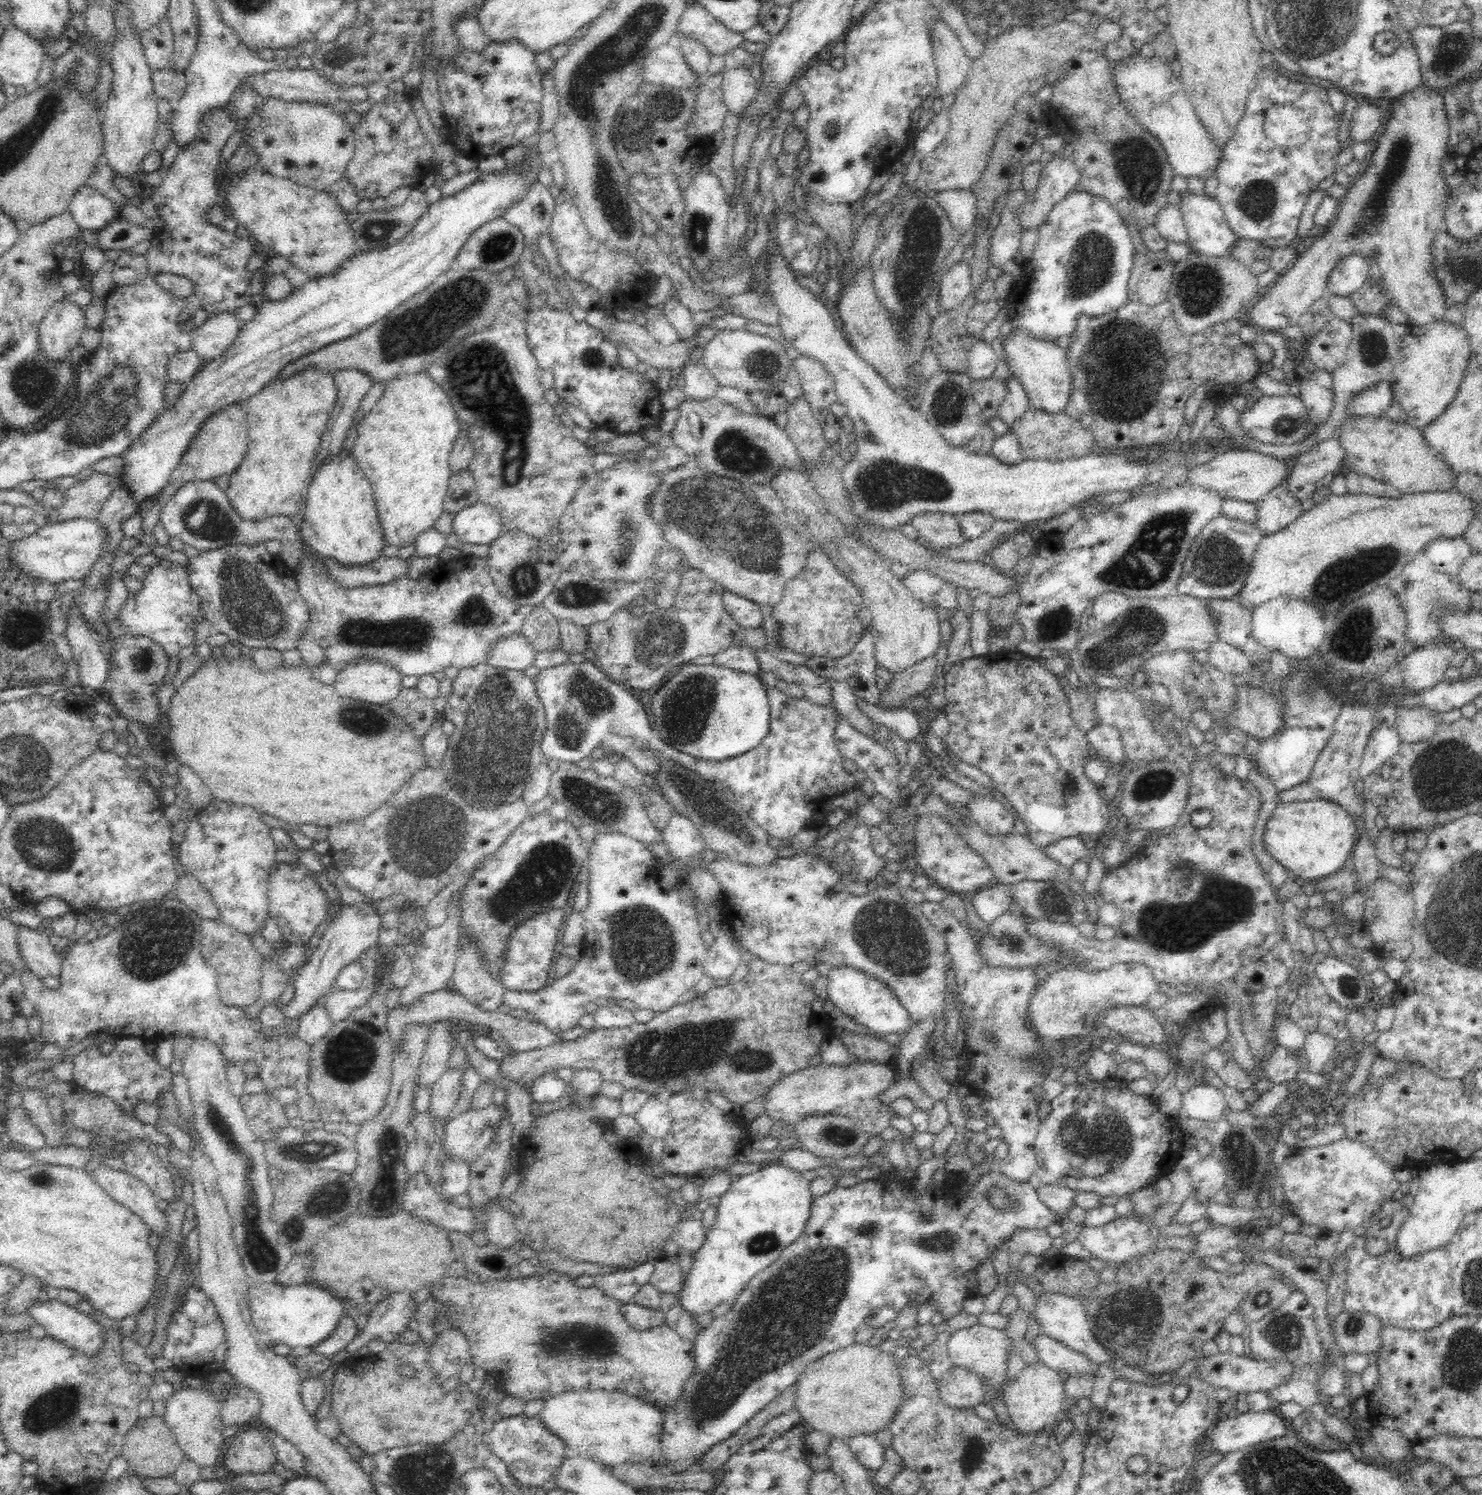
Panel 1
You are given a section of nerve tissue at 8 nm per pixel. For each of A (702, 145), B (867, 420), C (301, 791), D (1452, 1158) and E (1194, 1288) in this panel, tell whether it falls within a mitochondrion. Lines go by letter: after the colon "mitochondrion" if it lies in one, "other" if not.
A: other
B: other
C: other
D: other
E: other

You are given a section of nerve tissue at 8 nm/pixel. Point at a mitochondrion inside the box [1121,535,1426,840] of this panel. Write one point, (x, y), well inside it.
(1346, 578)

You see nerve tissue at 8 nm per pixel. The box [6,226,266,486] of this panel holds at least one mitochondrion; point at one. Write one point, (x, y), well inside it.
(106, 402)

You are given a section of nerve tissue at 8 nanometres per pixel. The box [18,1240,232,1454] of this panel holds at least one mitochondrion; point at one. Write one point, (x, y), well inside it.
(54, 1410)

